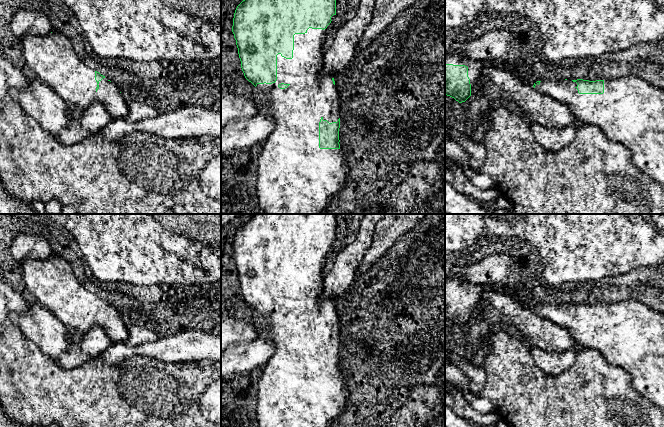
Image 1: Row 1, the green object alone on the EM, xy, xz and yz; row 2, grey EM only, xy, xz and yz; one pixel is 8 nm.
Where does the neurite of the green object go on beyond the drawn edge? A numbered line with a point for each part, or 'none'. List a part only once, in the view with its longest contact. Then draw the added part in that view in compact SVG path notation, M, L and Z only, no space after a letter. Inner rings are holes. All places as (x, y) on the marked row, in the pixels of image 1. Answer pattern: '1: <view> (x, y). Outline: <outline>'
1: xz (294, 176). Outline: M331 23L326 29L312 29L309 28L305 34L295 34L294 35L294 50L293 58L286 59L277 55L277 80L272 84L257 84L258 91L263 93L263 96L267 100L267 110L268 114L273 118L275 123L275 128L269 137L263 142L262 145L258 147L259 157L258 157L258 169L257 169L257 181L256 181L256 193L258 198L258 203L260 208L266 214L321 214L324 212L325 208L328 206L330 201L337 196L341 191L347 181L347 175L349 171L349 166L346 163L344 153L341 149L320 149L319 148L319 122L322 118L327 120L329 123L337 122L339 115L339 98L335 85L332 81L332 75L324 73L324 62L323 62L323 44L326 40L326 33Z

